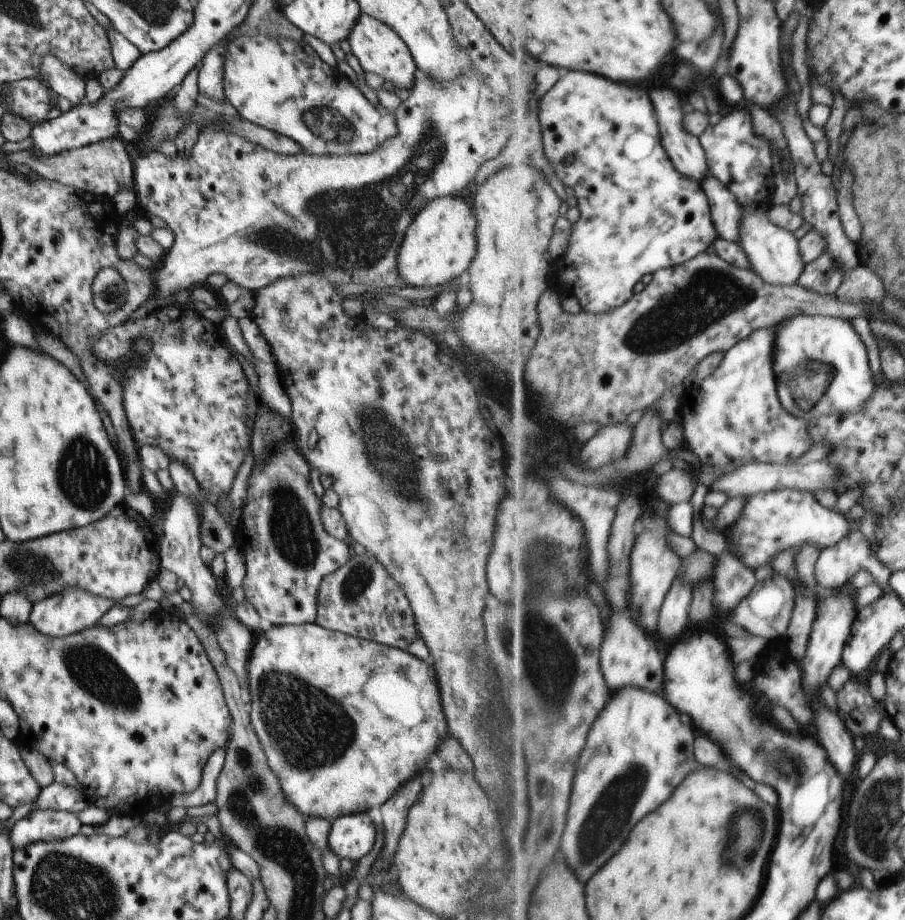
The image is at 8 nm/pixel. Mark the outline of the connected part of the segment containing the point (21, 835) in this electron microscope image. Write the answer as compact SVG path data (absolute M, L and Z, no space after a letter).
M35 809L10 828L10 845L16 849L35 841L75 836L80 826L76 813Z

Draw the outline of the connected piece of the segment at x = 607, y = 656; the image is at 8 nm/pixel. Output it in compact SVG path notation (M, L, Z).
M611 608L601 650L603 650L603 666L605 666L604 677L611 688L617 690L621 686L635 685L656 693L664 690L665 662L663 656L659 654L663 651L651 638L641 632L635 620L625 612Z

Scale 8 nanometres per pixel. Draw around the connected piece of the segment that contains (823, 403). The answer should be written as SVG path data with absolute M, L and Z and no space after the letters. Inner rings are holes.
M804 314L786 318L776 326L777 396L789 414L808 420L831 413L852 413L868 403L876 386L867 346L853 324L841 317Z

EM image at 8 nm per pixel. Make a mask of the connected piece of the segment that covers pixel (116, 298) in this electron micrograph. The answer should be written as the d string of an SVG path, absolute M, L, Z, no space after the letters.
M101 267L96 272L90 289L92 303L99 312L112 313L126 301L126 284L117 269Z

